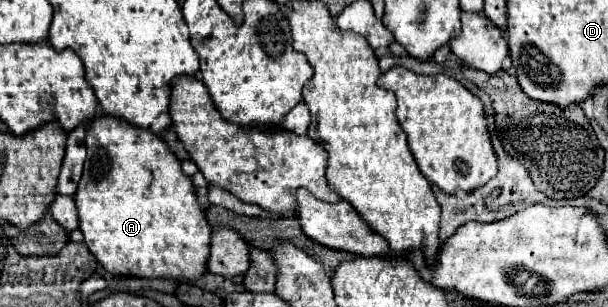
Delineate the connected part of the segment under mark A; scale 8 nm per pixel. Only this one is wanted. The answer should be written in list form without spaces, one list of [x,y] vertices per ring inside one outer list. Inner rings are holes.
[[[103,115],[103,117],[97,117],[89,123],[89,129],[87,129],[87,153],[89,153],[89,159],[85,161],[85,171],[83,171],[83,177],[81,177],[81,183],[79,183],[79,189],[75,193],[75,203],[77,203],[77,209],[79,209],[79,223],[81,223],[81,231],[85,235],[85,245],[87,249],[97,257],[97,261],[113,275],[123,275],[123,277],[141,277],[141,279],[171,279],[171,281],[197,281],[205,275],[207,271],[207,259],[211,255],[209,247],[211,247],[211,225],[207,223],[207,217],[205,217],[205,207],[199,205],[197,201],[197,195],[195,195],[195,187],[193,187],[193,181],[191,177],[187,177],[181,169],[181,161],[169,151],[167,143],[159,137],[159,135],[153,135],[151,131],[145,131],[145,129],[139,129],[139,127],[133,127],[129,125],[127,121],[123,119],[117,119],[117,117],[109,117],[109,115]]]

